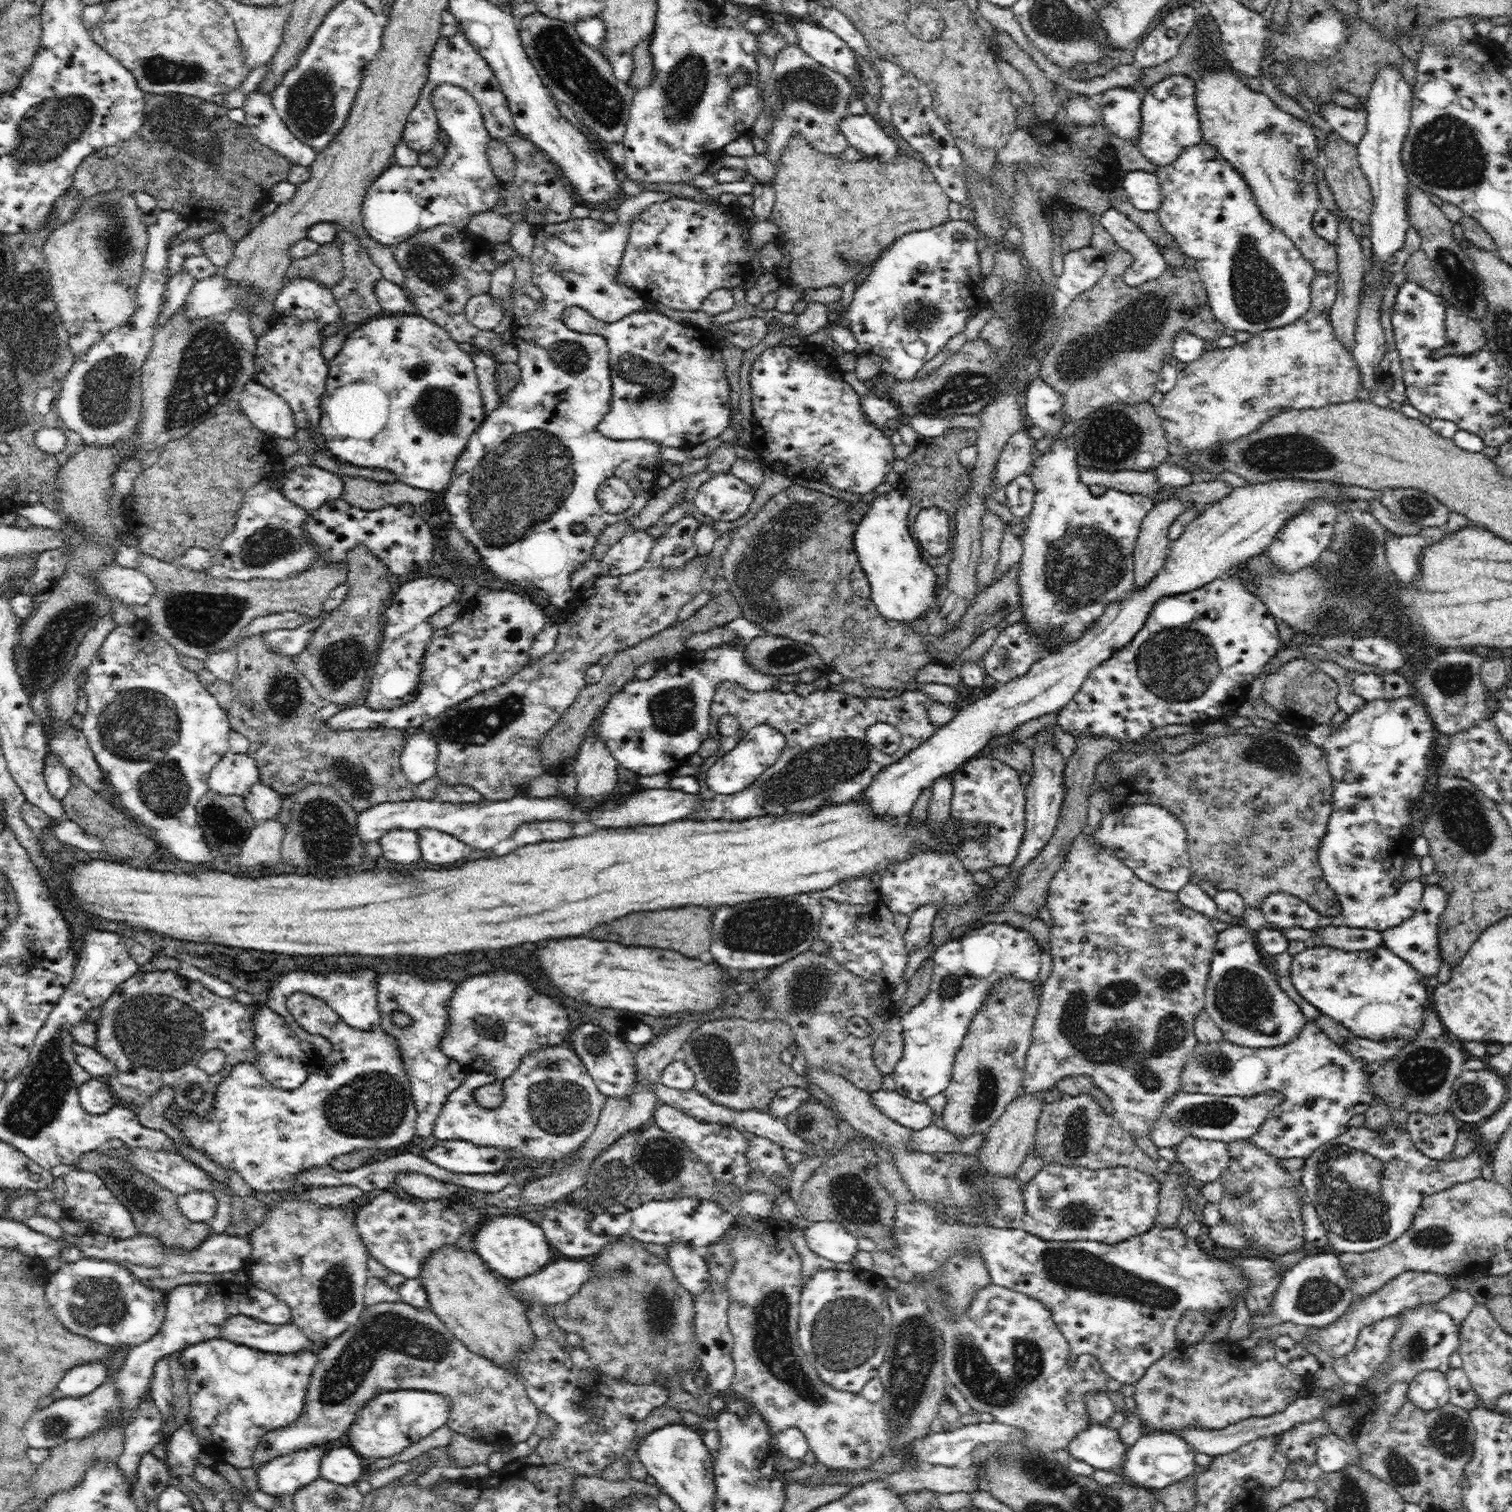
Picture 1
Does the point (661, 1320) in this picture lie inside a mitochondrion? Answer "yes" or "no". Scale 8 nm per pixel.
yes

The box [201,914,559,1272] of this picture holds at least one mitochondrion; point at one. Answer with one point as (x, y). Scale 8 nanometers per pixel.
(373, 1105)

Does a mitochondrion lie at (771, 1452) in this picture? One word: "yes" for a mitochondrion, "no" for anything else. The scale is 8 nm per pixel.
no

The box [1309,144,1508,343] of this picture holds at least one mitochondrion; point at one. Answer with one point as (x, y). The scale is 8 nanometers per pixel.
(1462, 283)

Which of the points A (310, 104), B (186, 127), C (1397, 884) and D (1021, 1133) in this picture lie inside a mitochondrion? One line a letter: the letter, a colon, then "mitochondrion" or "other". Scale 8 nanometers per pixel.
A: mitochondrion
B: mitochondrion
C: other
D: other

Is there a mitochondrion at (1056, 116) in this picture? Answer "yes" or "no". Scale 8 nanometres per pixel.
no

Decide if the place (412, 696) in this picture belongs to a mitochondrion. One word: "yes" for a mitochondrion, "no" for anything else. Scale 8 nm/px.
no

